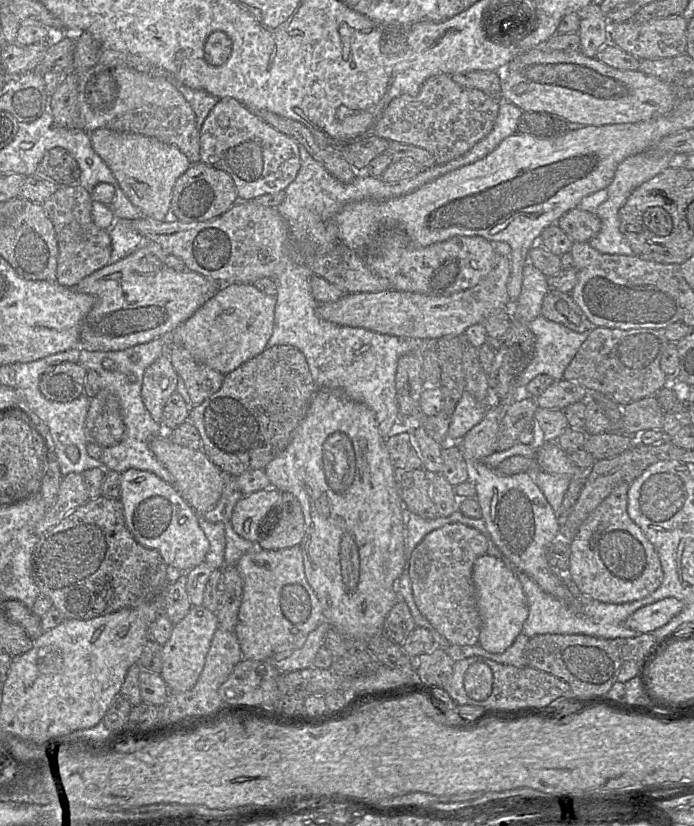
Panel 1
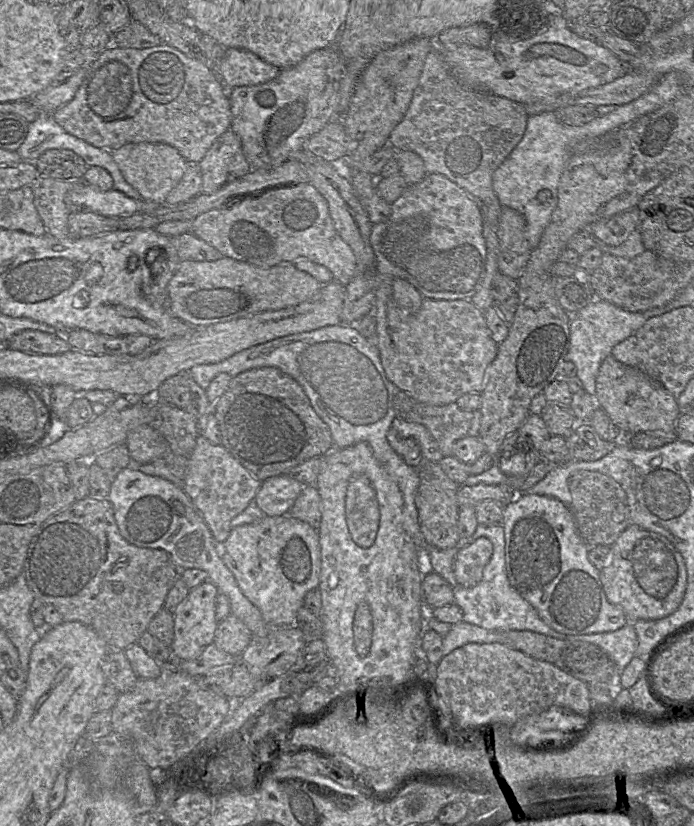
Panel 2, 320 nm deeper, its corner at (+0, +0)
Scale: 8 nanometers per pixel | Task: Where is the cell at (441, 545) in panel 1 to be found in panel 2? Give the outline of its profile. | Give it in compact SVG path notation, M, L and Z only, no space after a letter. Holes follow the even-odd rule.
M480 537L472 544L462 548L456 555L454 574L457 584L464 587L474 587L483 575L493 552L491 541Z

